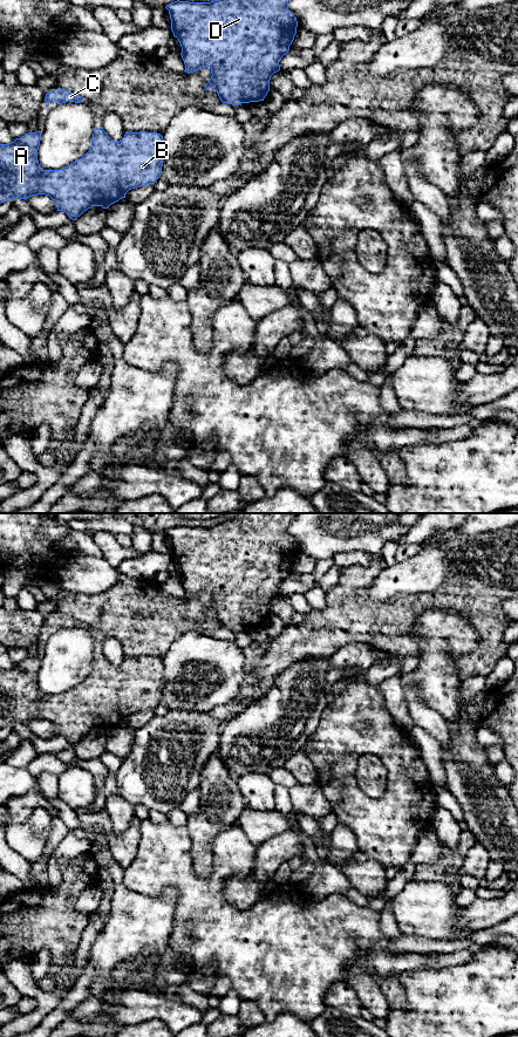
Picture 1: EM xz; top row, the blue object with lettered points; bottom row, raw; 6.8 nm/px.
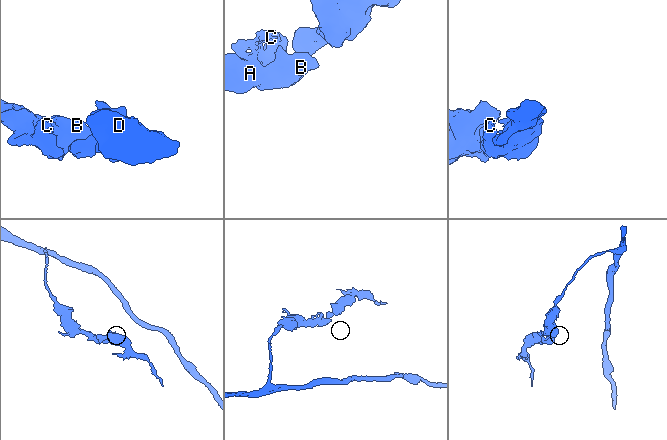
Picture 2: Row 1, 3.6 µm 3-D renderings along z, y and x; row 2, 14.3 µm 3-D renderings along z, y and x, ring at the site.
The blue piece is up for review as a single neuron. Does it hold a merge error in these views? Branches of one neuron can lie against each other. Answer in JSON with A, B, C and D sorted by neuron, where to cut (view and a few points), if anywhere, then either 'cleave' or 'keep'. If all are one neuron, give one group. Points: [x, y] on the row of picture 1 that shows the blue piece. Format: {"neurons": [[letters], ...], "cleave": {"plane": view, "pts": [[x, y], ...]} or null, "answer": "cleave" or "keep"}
{"neurons": [["A", "B", "C"], ["D"]], "cleave": {"plane": "xz", "pts": [[208, 82], [210, 87]]}, "answer": "cleave"}

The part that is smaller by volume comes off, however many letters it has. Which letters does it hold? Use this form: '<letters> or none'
D

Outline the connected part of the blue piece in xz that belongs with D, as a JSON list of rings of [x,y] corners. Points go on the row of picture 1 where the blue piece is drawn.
[[[214,0],[211,2],[175,1],[165,8],[171,19],[171,30],[182,47],[185,73],[193,73],[202,67],[211,68],[210,88],[213,88],[223,103],[264,101],[270,91],[271,76],[280,70],[279,62],[289,50],[297,34],[297,18],[288,9],[289,0]]]

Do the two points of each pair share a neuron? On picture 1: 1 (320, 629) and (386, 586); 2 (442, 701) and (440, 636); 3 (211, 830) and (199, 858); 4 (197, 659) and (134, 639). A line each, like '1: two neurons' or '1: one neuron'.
1: two neurons
2: one neuron
3: one neuron
4: two neurons

